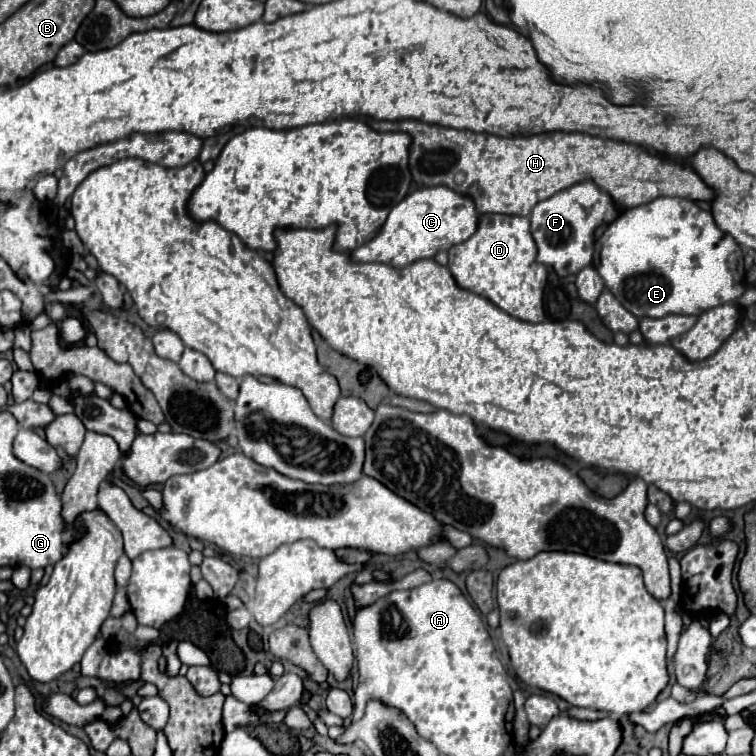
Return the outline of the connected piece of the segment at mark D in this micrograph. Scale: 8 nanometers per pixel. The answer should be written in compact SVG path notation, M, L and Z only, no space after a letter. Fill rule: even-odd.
M483 214L479 220L477 232L463 244L457 244L449 250L449 270L457 282L457 286L471 290L479 296L485 296L495 306L519 318L523 322L543 322L543 288L547 282L547 268L537 262L537 246L529 232L529 218L523 216L499 216L499 214Z

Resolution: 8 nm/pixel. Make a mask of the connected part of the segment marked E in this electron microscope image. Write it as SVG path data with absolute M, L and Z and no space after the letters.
M655 198L649 204L623 210L595 242L593 266L609 292L637 318L663 318L667 314L699 316L705 310L739 300L745 292L741 246L715 224L709 210L685 198Z

